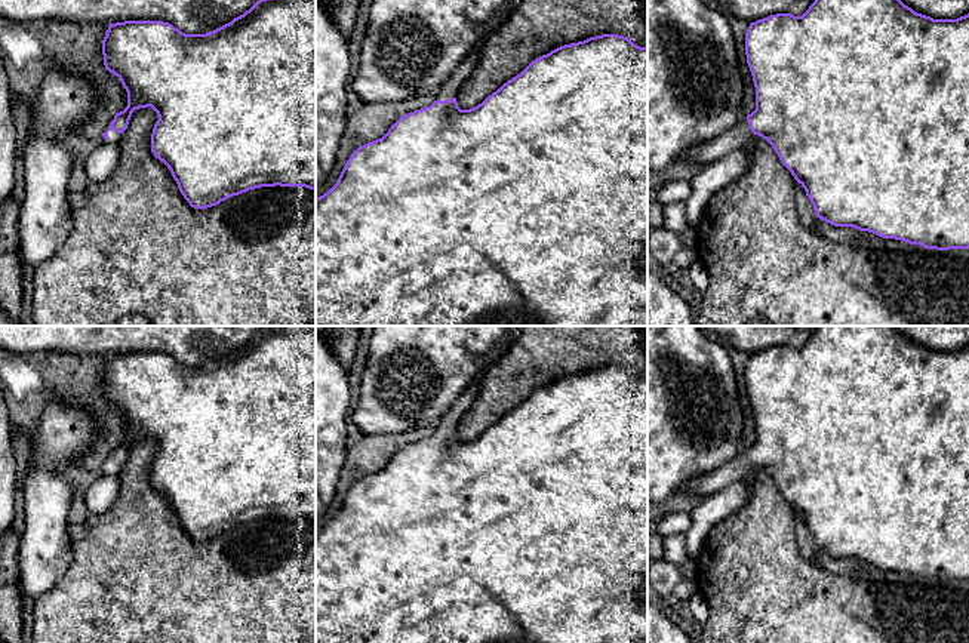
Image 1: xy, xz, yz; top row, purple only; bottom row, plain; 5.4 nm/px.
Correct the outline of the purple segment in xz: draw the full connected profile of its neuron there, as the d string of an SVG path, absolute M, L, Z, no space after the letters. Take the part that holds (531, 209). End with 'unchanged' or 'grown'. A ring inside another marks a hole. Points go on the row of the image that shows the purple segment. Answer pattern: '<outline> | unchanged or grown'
M508 0L483 24L480 40L442 84L437 101L402 116L382 138L359 147L347 160L336 184L316 199L316 326L647 326L647 47L618 34L602 34L560 46L532 61L477 107L461 110L456 95L479 62L483 40L508 18L516 4L517 0Z | grown

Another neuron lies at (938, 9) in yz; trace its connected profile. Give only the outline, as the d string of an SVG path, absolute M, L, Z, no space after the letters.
M901 0L914 12L933 19L957 19L969 13L969 0Z

